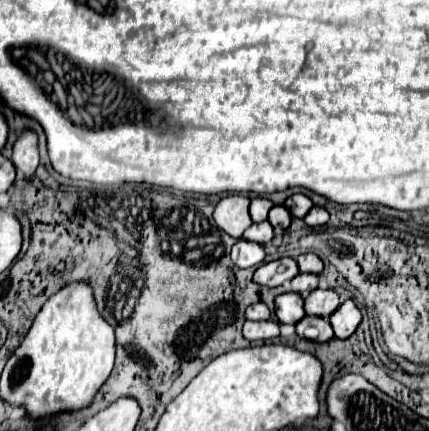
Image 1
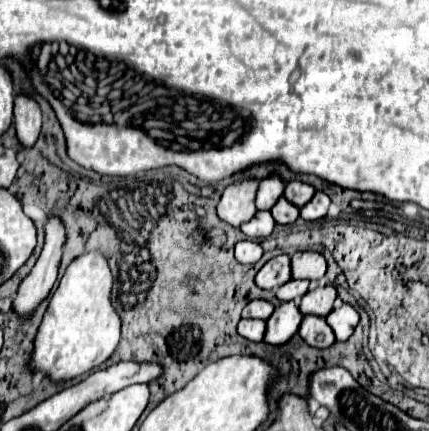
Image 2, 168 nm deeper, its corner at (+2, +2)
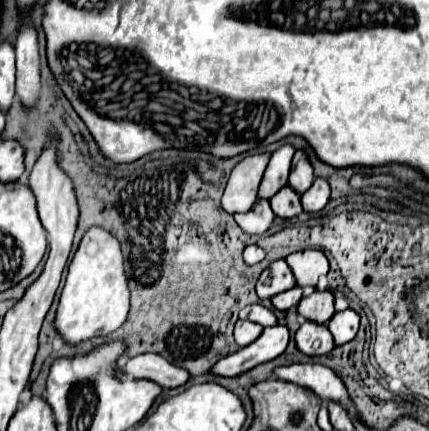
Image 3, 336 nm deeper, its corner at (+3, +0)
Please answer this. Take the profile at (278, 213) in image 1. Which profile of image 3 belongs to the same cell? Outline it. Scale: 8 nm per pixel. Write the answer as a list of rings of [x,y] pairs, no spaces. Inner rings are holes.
[[[283,186],[283,190],[277,192],[269,202],[271,202],[273,212],[277,216],[281,216],[281,218],[293,218],[293,216],[303,212],[301,196],[293,188],[289,188],[289,186]]]

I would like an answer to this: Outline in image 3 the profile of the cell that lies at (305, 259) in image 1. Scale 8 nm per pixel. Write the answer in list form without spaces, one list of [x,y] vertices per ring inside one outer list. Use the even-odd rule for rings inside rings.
[[[321,250],[293,252],[285,260],[295,274],[297,286],[317,286],[317,280],[329,272],[327,256]]]

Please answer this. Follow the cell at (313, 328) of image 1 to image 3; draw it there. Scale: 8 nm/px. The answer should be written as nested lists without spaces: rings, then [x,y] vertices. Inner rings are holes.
[[[305,322],[301,328],[295,332],[295,344],[297,348],[307,354],[307,356],[323,356],[333,350],[333,336],[325,324],[315,324],[315,322]],[[321,342],[321,346],[315,350],[313,344]]]

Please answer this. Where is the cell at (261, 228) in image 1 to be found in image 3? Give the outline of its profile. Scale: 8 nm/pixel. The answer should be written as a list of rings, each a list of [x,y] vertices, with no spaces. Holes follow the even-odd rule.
[[[259,198],[253,204],[253,208],[247,210],[247,214],[235,214],[235,222],[247,234],[265,234],[269,230],[269,226],[273,224],[273,218],[275,218],[275,214],[273,214],[269,202],[263,198]]]

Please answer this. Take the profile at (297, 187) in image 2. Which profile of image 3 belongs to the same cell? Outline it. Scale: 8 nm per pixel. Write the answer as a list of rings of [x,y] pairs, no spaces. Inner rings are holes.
[[[297,150],[293,156],[293,166],[291,166],[291,174],[289,174],[289,186],[303,194],[305,190],[309,190],[309,186],[313,184],[315,176],[313,176],[313,166],[309,162],[309,156],[305,150]]]

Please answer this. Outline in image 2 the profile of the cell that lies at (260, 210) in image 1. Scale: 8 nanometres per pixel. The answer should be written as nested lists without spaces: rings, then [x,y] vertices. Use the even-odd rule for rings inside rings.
[[[278,176],[262,180],[258,194],[256,194],[256,208],[258,210],[270,210],[276,204],[276,200],[282,196],[282,192],[284,192],[284,184],[280,182]]]

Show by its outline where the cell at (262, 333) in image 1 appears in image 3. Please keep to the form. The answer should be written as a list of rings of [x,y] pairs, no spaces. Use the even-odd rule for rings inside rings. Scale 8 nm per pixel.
[[[237,320],[237,324],[235,324],[235,342],[237,342],[237,346],[243,348],[243,346],[255,342],[261,336],[261,332],[263,332],[261,326],[257,326],[249,320]]]

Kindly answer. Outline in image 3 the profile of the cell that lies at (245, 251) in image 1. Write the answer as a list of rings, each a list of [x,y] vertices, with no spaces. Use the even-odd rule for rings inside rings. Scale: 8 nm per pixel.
[[[251,244],[251,246],[247,246],[247,248],[245,248],[243,258],[245,258],[245,262],[247,262],[247,264],[257,264],[257,262],[261,262],[261,260],[265,258],[265,252],[263,252],[263,248],[259,248],[259,246]]]

